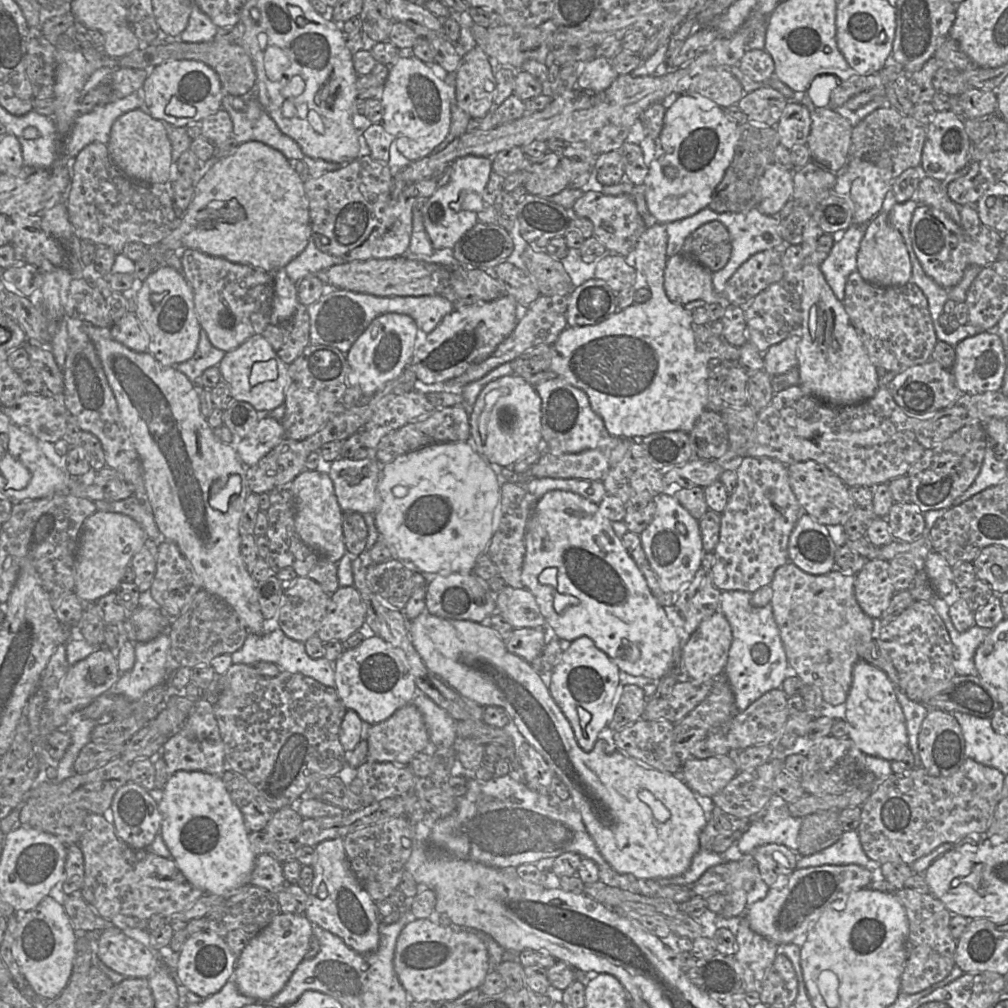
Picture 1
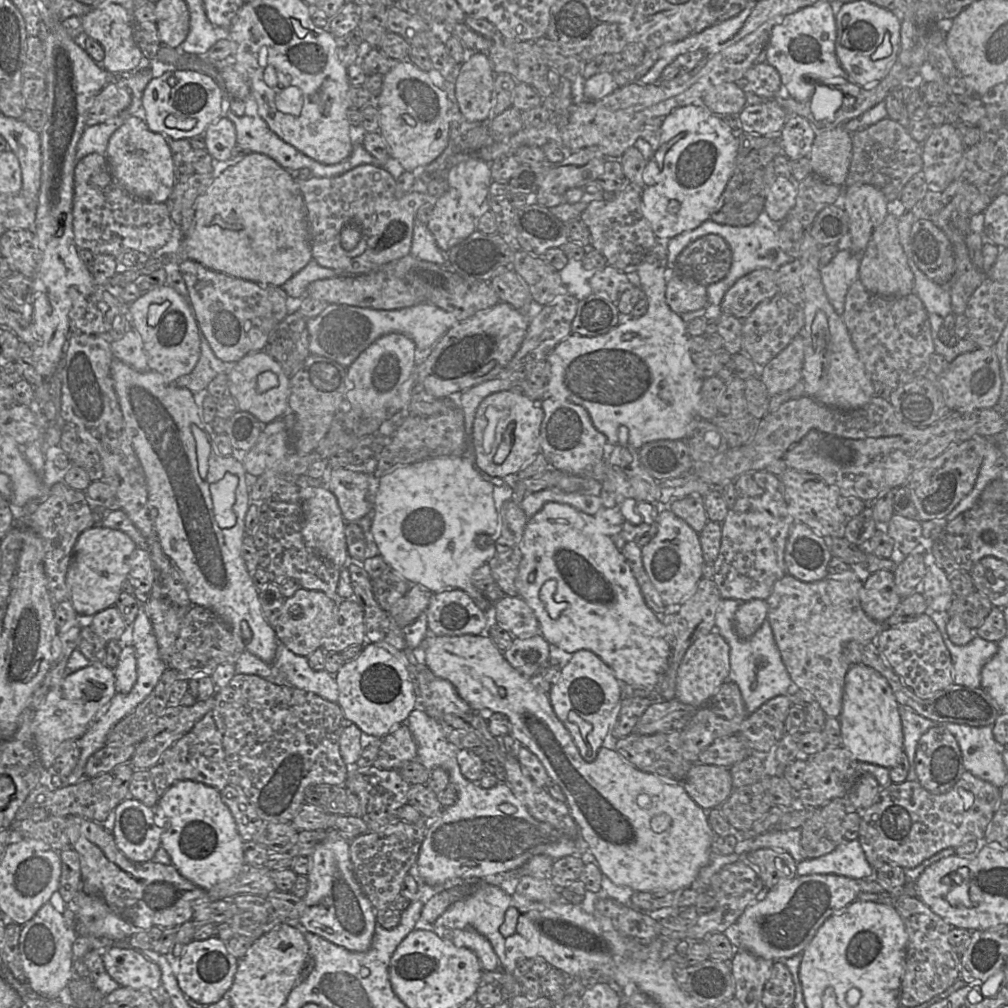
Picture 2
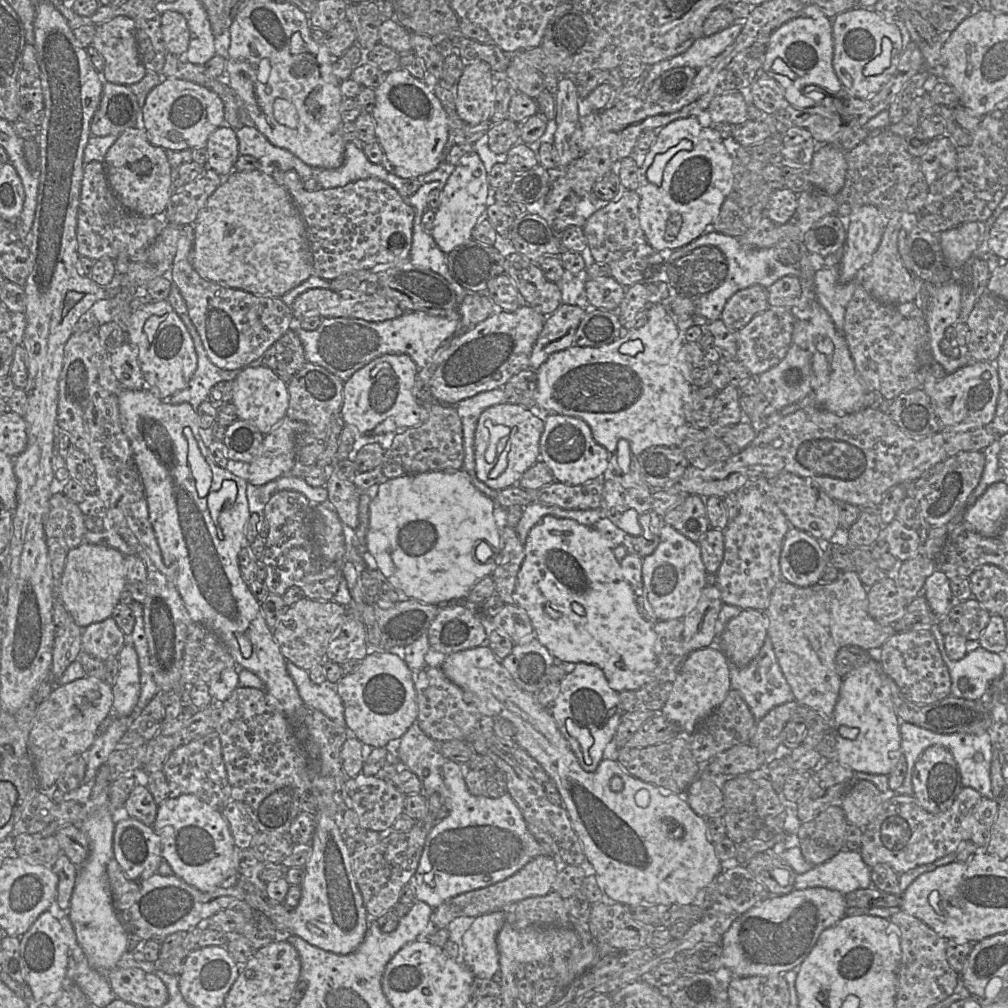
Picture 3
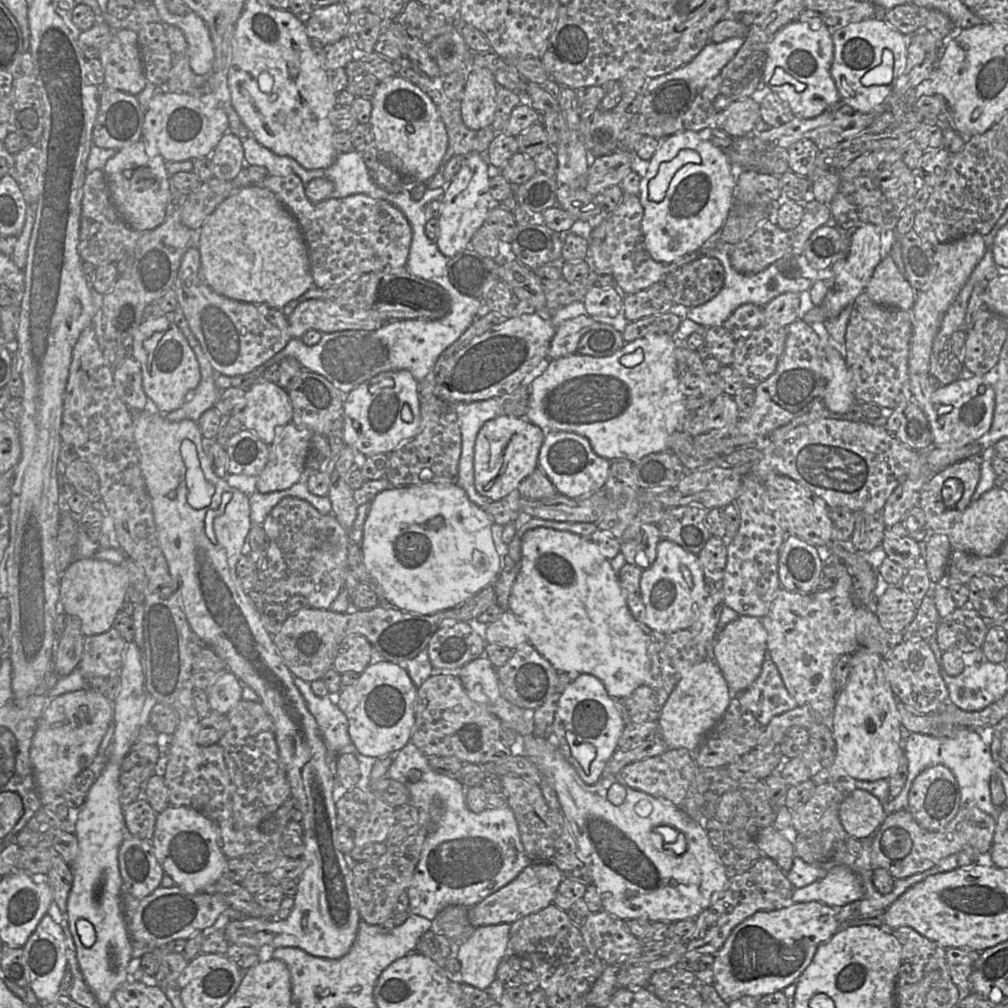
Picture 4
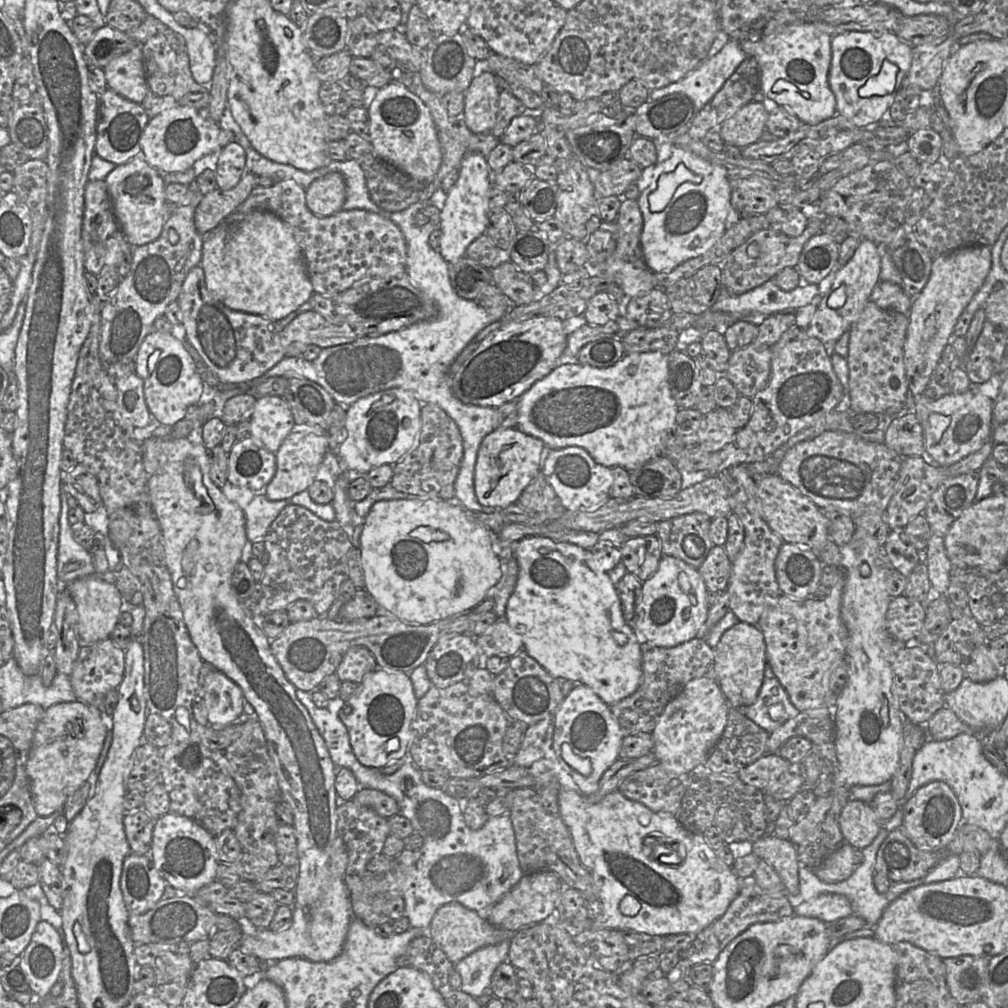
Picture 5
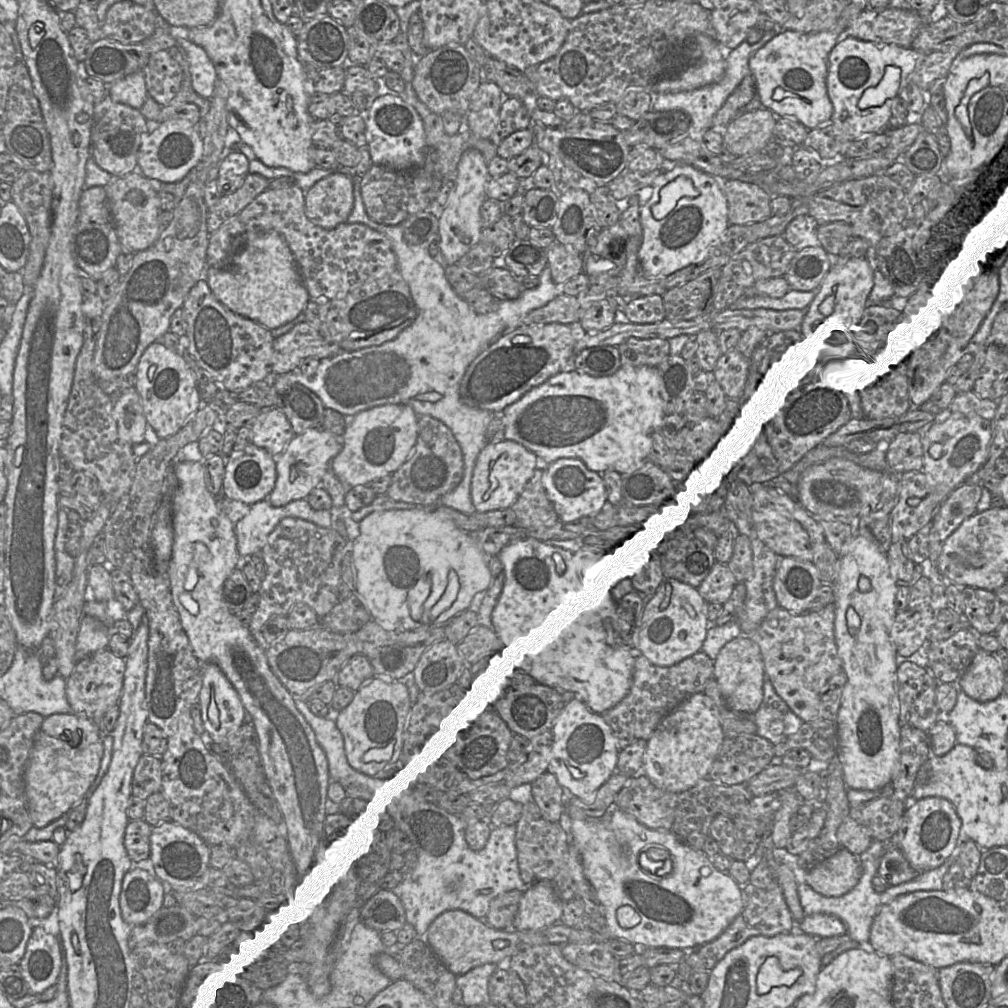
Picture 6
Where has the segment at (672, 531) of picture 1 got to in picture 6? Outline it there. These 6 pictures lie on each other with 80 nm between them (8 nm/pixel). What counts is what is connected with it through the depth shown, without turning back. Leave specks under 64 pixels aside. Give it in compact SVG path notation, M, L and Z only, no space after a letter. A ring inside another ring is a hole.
M664 579L662 583L659 584L653 595L648 599L643 608L642 626L638 636L637 650L641 652L650 663L656 666L673 666L702 650L702 645L706 637L708 626L709 622L706 615L705 601L700 596L697 588L682 583L676 579ZM666 584L671 586L670 601L666 608L661 608L661 602L666 596Z

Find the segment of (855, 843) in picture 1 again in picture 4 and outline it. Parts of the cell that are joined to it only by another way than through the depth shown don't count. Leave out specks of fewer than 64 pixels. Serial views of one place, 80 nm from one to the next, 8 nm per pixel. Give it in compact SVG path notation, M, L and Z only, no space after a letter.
M847 865L832 866L825 877L793 890L794 903L817 901L831 907L842 907L864 897L859 876Z

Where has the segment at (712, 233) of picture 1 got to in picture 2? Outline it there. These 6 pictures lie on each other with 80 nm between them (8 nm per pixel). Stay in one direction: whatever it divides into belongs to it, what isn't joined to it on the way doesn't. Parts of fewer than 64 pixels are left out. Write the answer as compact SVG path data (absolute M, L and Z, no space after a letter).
M708 234L682 251L673 271L708 287L728 274L731 262L732 252L728 243L717 234Z

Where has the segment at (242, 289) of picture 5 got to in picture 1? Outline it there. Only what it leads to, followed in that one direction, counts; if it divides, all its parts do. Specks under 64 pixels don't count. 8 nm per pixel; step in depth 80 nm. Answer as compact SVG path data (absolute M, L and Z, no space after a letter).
M248 141L239 144L236 150L225 157L217 160L217 162L206 172L198 184L195 186L193 199L186 213L181 218L180 223L161 240L163 244L170 250L177 249L195 249L212 257L224 258L233 263L247 264L260 268L269 273L274 273L279 269L285 268L291 260L298 256L308 245L312 237L312 226L309 213L309 202L304 190L304 182L301 177L291 166L288 160L278 150L258 141Z

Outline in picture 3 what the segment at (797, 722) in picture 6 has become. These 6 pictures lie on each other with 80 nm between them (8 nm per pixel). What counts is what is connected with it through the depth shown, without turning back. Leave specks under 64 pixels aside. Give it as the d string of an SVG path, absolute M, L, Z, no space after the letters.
M767 636L758 655L745 667L730 664L731 689L738 691L749 707L756 721L762 719L771 709L794 700L776 658L772 642Z

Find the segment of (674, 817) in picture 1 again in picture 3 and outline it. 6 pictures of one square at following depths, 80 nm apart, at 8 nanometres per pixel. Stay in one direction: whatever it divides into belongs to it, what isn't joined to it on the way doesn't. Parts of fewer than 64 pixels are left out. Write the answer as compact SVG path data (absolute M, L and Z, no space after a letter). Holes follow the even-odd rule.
M487 644L446 656L440 669L461 688L480 714L502 717L513 725L515 744L543 767L550 781L557 787L583 853L593 866L594 874L610 901L624 905L691 905L697 892L707 887L721 873L721 862L716 855L715 844L708 835L707 820L692 810L684 795L667 793L630 775L617 759L603 758L595 771L584 770L560 732L551 711L543 707L533 694L522 690L515 683ZM615 776L623 781L620 792L614 792L610 788L610 781Z

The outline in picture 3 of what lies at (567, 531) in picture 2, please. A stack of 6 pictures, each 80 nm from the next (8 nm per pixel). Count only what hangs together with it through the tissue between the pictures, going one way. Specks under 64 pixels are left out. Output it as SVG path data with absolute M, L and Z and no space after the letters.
M544 516L528 533L524 560L517 575L514 604L528 614L535 638L552 656L563 662L598 666L616 692L637 690L648 683L656 669L656 633L652 622L640 613L630 584L622 574L614 550L596 528L573 519Z

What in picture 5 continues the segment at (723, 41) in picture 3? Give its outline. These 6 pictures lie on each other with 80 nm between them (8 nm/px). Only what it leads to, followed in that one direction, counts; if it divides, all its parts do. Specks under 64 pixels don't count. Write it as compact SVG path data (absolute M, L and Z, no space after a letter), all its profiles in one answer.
M730 39L721 51L707 57L681 80L649 91L649 100L680 92L691 99L695 113L699 112L747 57L741 42Z

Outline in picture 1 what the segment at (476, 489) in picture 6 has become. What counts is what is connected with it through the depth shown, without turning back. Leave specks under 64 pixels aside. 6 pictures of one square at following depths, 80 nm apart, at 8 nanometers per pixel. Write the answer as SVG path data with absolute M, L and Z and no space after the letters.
M515 374L500 377L484 387L470 412L471 443L489 464L511 467L518 460L543 448L541 418L542 401L536 388Z

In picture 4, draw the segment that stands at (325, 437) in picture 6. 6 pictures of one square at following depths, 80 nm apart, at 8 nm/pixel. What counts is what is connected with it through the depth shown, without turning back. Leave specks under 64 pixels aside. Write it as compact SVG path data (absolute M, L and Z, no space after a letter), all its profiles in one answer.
M293 421L282 427L269 445L269 459L257 476L257 491L286 490L303 478L313 432Z

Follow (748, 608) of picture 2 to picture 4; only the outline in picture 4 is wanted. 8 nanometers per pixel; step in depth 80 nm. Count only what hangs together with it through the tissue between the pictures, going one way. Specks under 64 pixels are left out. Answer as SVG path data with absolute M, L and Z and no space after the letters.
M740 615L730 622L711 646L711 656L722 672L732 696L747 689L760 675L767 651L767 631L758 617Z

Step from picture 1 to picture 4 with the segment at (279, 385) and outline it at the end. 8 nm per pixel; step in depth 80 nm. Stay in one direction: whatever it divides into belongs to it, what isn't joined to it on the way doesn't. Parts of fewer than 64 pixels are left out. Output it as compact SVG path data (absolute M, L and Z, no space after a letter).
M262 377L246 389L245 397L246 405L242 413L246 429L253 432L265 444L270 445L279 430L293 420L293 408L287 390Z

